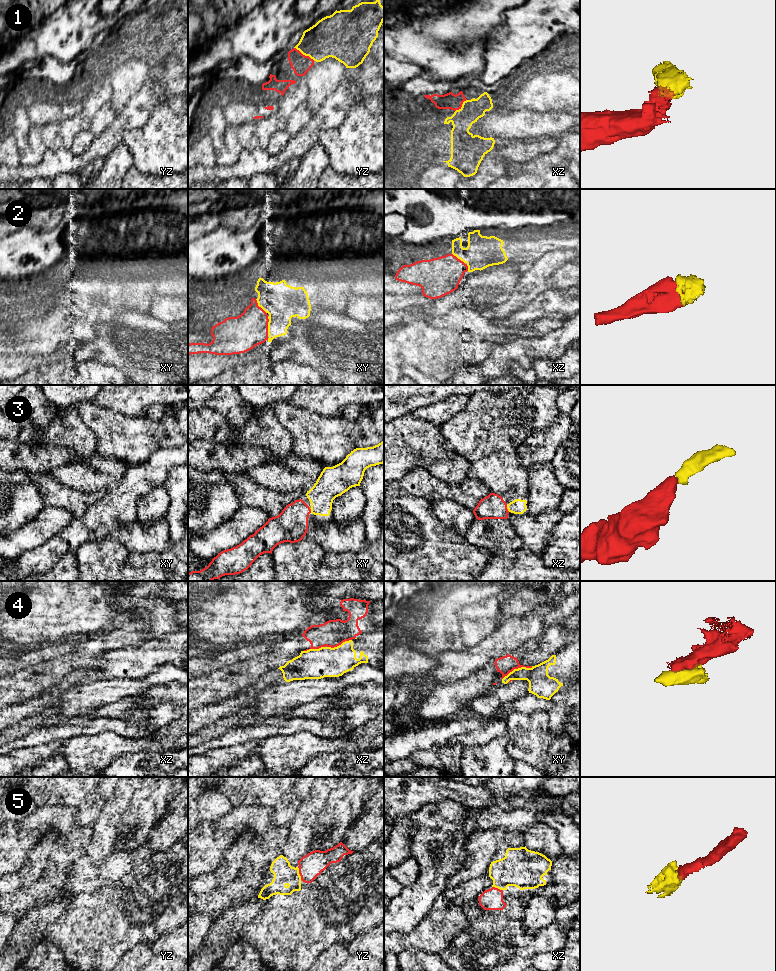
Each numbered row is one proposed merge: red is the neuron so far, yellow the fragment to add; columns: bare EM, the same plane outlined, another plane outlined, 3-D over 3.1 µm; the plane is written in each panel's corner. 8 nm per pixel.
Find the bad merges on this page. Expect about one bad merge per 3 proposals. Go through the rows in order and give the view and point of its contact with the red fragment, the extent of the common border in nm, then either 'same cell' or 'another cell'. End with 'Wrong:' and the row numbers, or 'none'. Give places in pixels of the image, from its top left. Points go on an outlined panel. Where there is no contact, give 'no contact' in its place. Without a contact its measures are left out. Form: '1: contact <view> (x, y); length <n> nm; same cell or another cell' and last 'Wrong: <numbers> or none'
1: contact yz (304, 55); length 200 nm; same cell
2: contact xy (267, 326); length 140 nm; same cell
3: contact xz (506, 508); length 60 nm; same cell
4: contact xy (517, 668); length 260 nm; another cell
5: contact yz (299, 873); length 110 nm; same cell
Wrong: 4

